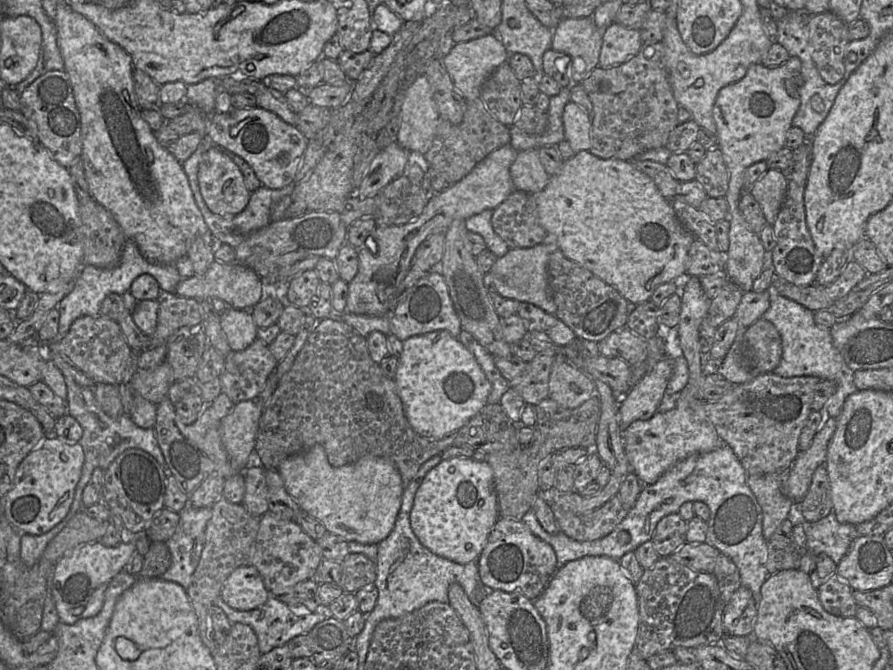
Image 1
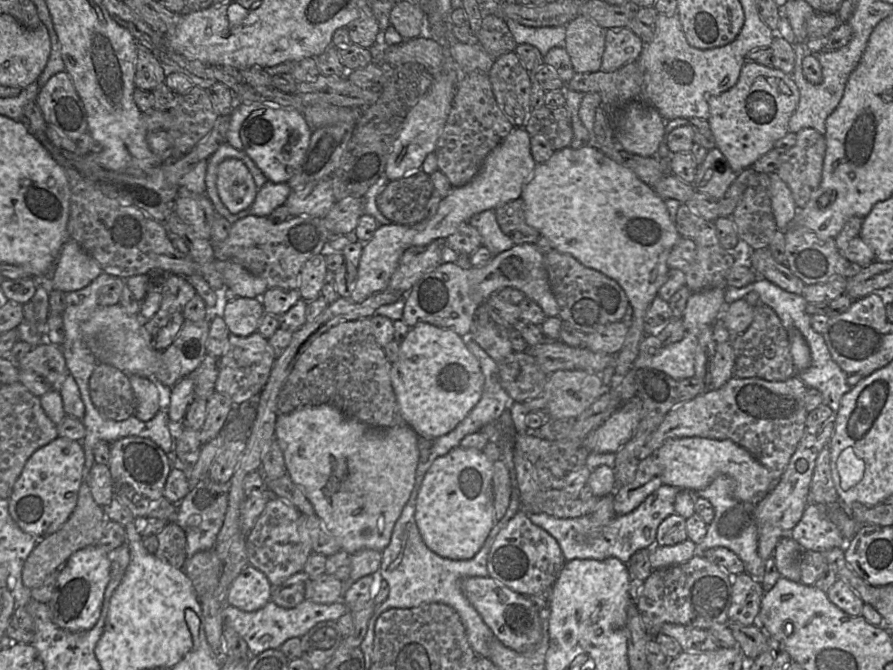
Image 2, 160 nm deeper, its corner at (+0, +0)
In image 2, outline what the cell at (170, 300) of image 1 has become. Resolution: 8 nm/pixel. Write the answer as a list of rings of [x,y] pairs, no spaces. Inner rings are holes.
[[[167,274],[161,287],[161,295],[160,309],[153,318],[144,321],[145,329],[153,340],[159,330],[167,324],[171,315],[183,312],[186,304],[196,296],[196,290],[185,277]]]

